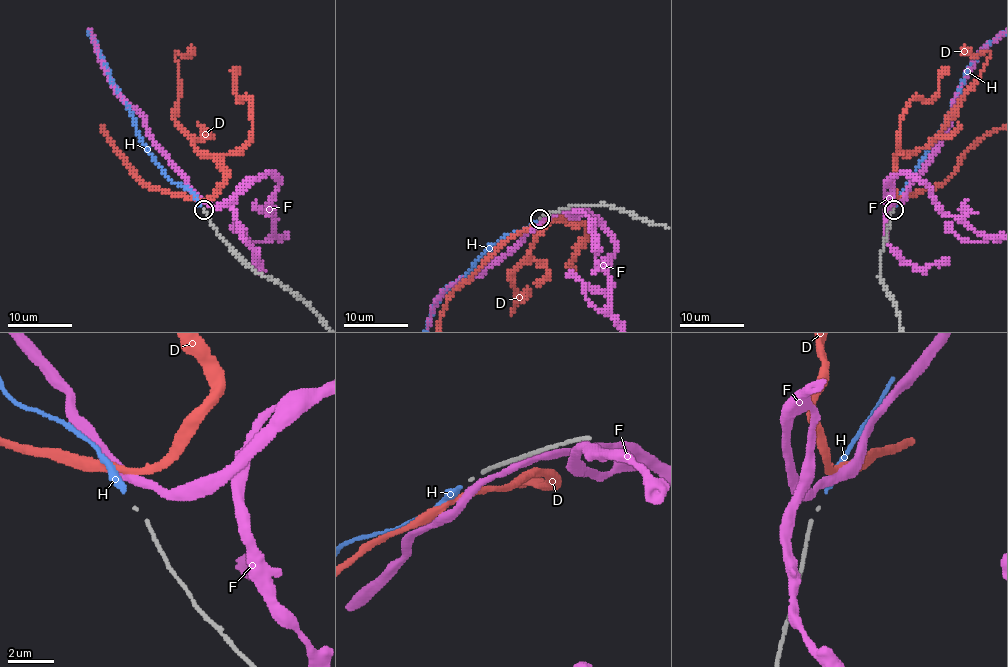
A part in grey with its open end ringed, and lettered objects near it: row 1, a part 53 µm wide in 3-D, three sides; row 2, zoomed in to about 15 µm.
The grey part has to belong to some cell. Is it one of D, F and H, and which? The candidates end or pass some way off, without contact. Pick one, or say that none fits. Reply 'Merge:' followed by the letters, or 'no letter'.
Merge: H

